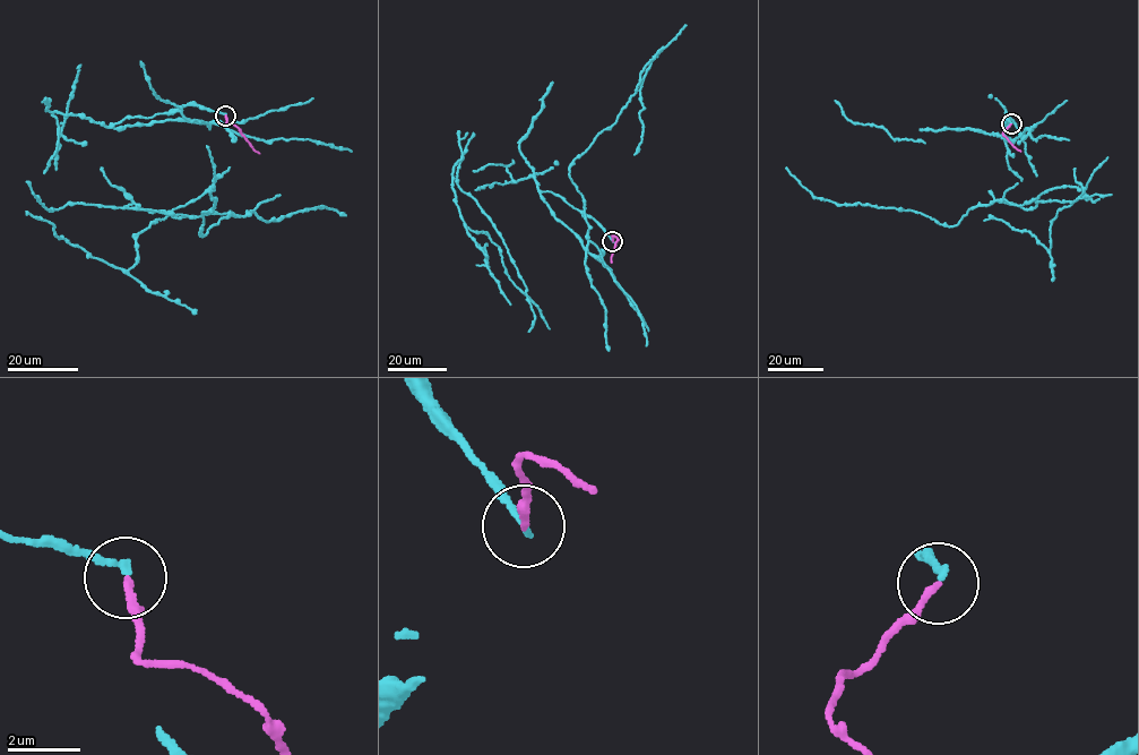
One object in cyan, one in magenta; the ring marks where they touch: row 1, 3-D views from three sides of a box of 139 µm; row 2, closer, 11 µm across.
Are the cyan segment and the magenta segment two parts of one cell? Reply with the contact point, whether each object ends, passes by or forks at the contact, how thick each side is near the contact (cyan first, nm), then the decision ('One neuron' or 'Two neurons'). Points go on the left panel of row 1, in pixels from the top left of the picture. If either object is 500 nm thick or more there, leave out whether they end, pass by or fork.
Place: (225, 116). At the ring cyan ends. At the ring magenta ends. Thickness 190 nm (cyan) against 170 nm. Two neurons

